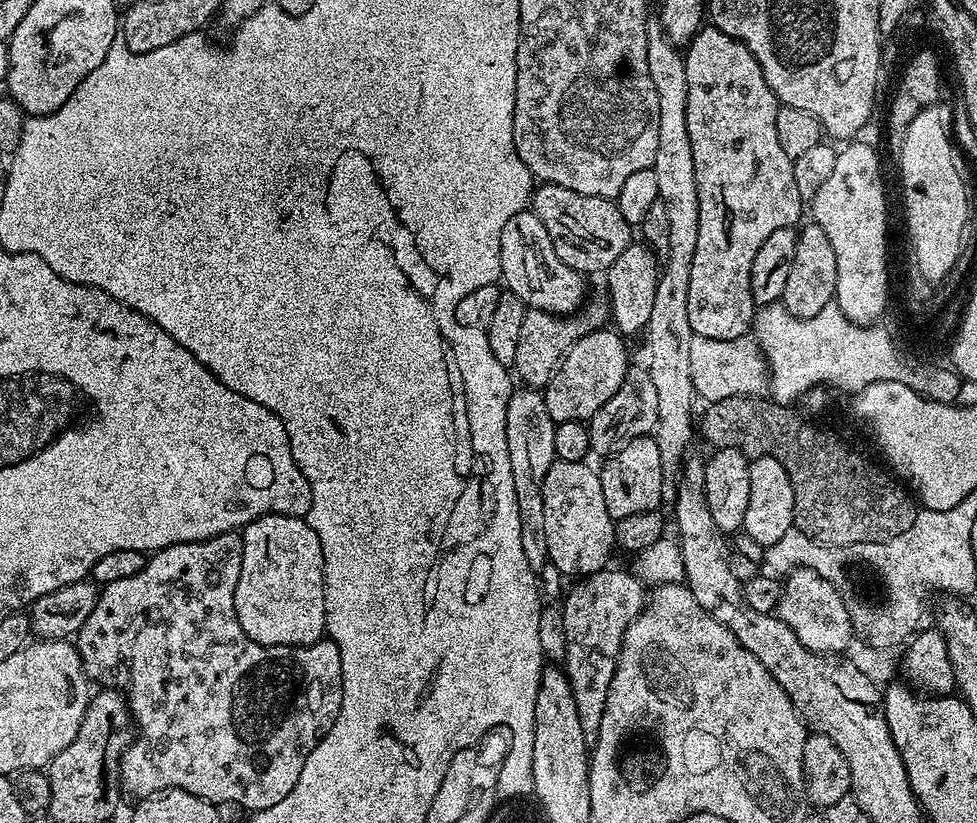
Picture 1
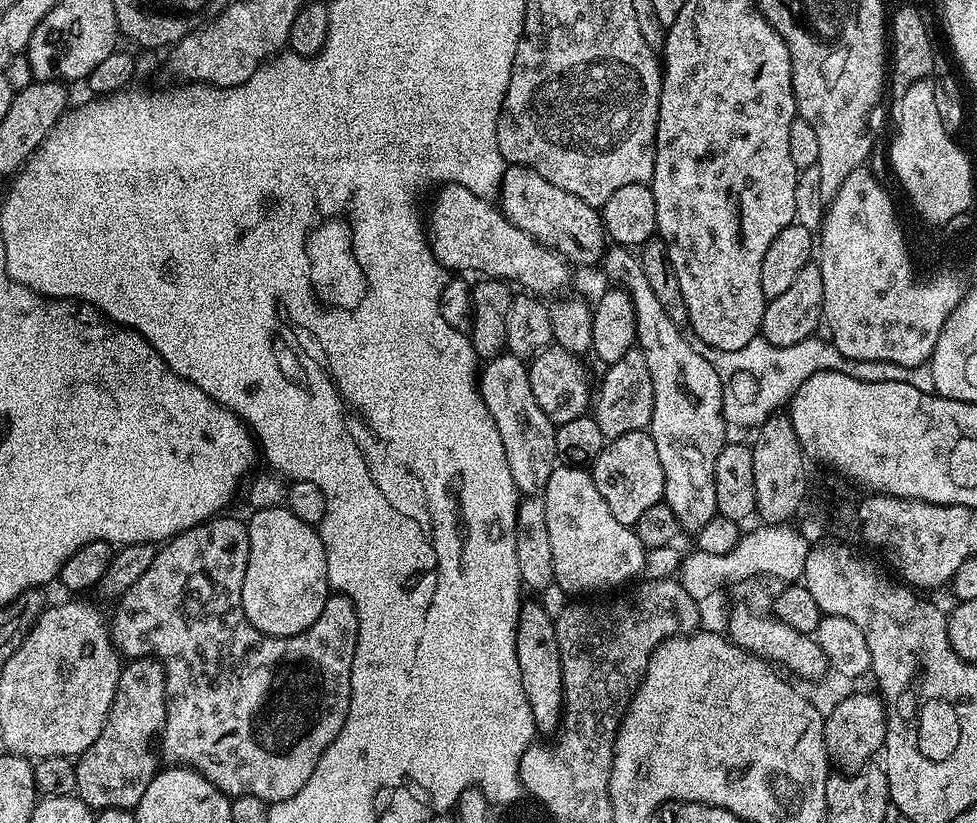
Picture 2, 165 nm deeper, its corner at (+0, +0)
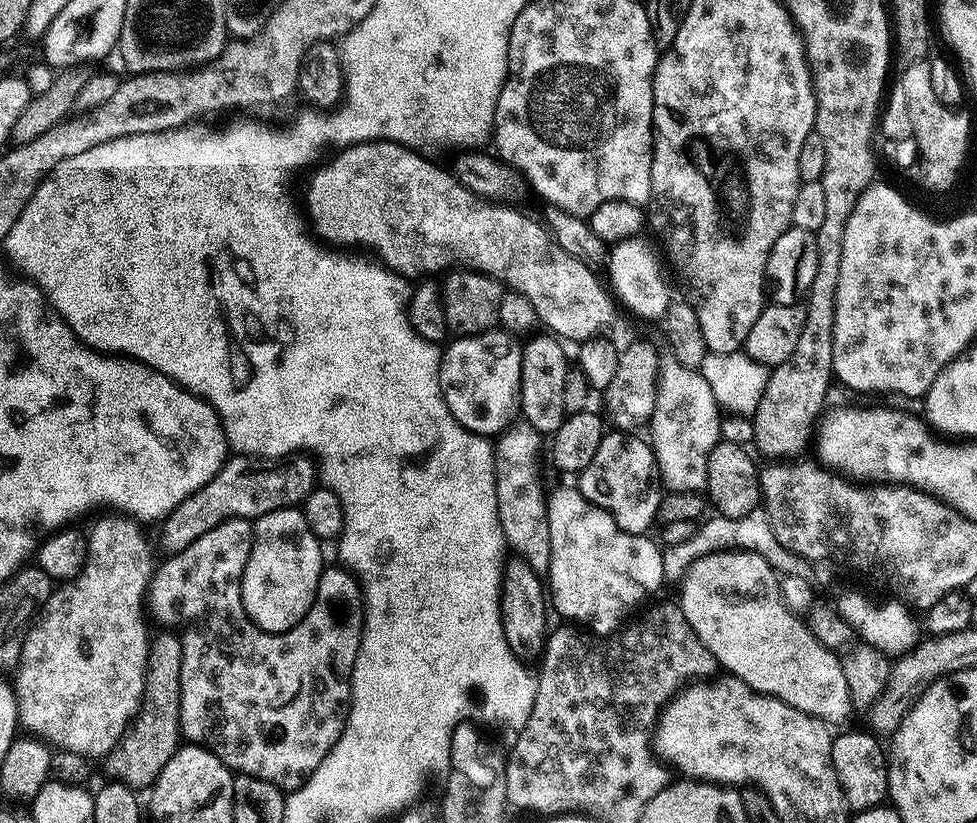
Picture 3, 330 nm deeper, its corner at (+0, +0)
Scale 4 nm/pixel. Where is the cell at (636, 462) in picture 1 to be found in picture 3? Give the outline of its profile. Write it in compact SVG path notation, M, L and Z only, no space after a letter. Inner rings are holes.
M608 430L598 446L590 466L578 473L580 493L592 504L609 512L622 530L643 536L652 523L656 524L662 499L662 477L656 455L647 439L632 436L628 430Z

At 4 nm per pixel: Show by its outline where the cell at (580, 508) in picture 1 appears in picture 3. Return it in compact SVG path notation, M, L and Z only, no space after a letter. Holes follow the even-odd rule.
M576 486L554 489L547 497L546 507L550 526L550 566L546 580L550 585L550 604L555 615L557 612L565 616L568 619L565 621L583 626L599 637L619 632L625 621L637 611L635 608L666 584L661 545L655 539L648 540L647 535L635 536L622 530L609 512L590 503Z

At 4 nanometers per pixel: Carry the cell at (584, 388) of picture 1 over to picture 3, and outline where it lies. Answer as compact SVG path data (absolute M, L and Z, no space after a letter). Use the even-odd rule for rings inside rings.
M533 335L523 345L519 415L523 423L531 426L534 431L553 434L558 426L562 426L565 418L565 393L570 360L563 353L562 343L555 335L540 335Z

